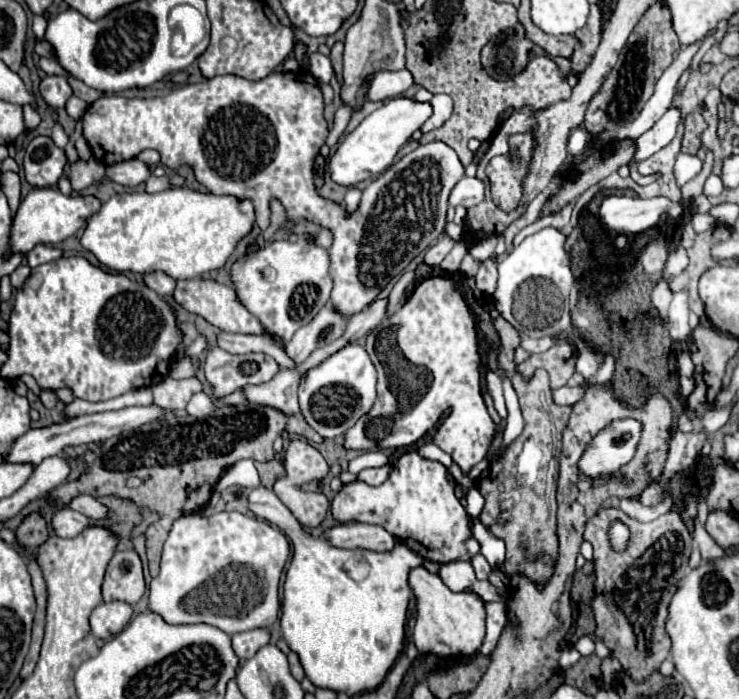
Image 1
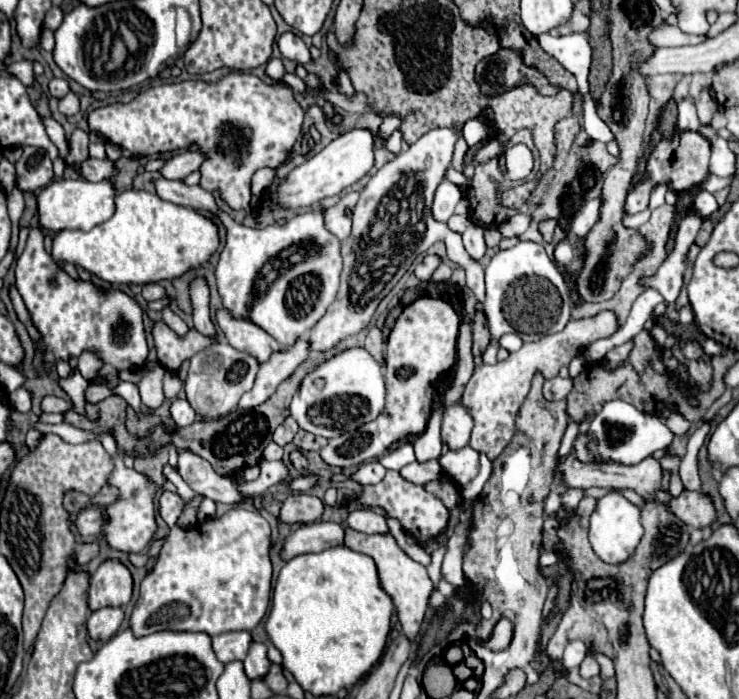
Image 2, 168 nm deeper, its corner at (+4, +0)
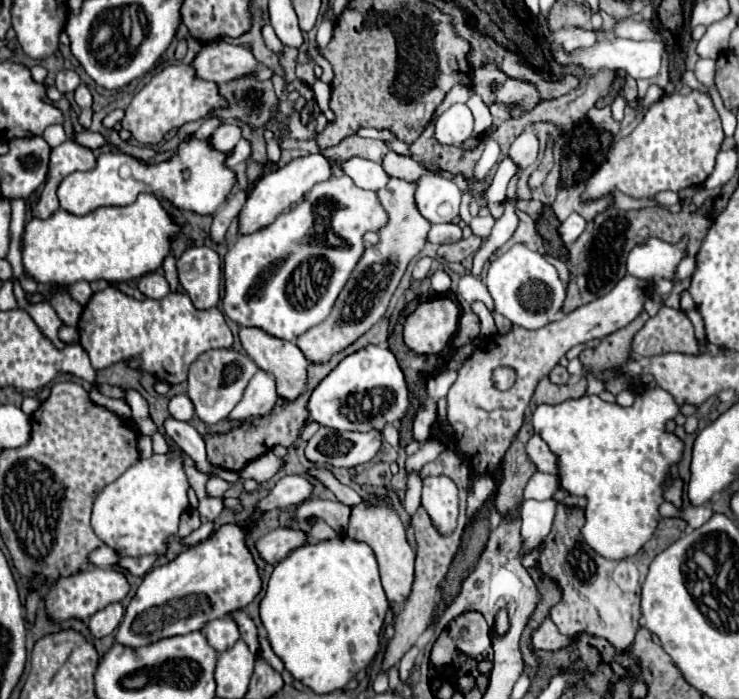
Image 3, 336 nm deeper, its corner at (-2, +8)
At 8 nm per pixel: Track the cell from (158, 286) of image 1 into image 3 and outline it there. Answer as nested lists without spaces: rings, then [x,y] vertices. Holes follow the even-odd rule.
[[[161,272],[145,274],[137,286],[147,298],[163,298],[169,294],[169,284]]]

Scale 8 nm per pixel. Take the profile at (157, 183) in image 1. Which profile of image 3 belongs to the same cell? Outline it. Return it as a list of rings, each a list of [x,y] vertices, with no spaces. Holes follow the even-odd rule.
[[[225,124],[225,126],[219,126],[211,138],[209,138],[209,146],[215,148],[217,152],[231,152],[235,148],[235,144],[241,140],[241,130],[237,126],[231,126],[231,124]]]

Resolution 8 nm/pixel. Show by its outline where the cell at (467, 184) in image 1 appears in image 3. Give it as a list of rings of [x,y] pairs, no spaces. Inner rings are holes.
[[[421,176],[417,188],[417,206],[431,224],[453,222],[459,216],[461,190],[445,178]]]

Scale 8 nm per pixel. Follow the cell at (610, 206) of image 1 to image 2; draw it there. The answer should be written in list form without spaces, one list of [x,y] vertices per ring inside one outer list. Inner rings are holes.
[[[595,198],[595,200],[591,200],[591,202],[587,202],[585,206],[583,206],[583,210],[579,212],[579,216],[573,220],[573,224],[571,224],[571,232],[575,234],[575,236],[579,236],[579,238],[583,238],[591,228],[593,228],[593,224],[597,222],[597,218],[599,218],[599,206],[601,206],[601,198]]]

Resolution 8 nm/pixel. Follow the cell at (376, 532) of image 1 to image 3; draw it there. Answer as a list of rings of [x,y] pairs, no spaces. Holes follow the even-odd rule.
[[[275,528],[257,542],[257,550],[269,564],[277,564],[289,552],[305,544],[307,544],[307,532],[297,528]]]

